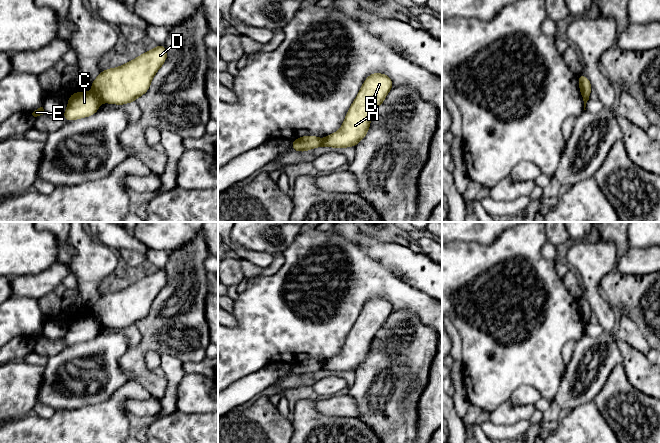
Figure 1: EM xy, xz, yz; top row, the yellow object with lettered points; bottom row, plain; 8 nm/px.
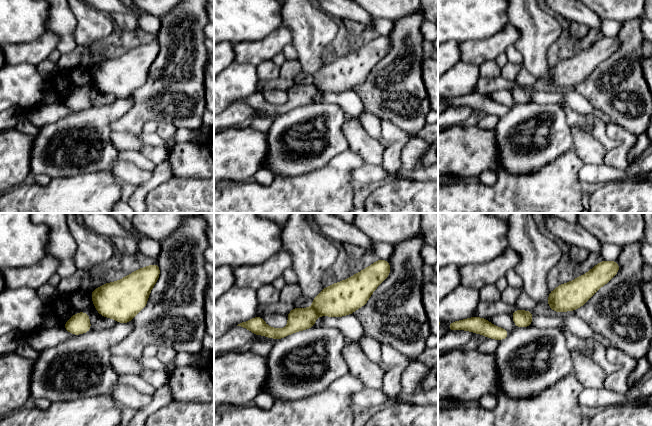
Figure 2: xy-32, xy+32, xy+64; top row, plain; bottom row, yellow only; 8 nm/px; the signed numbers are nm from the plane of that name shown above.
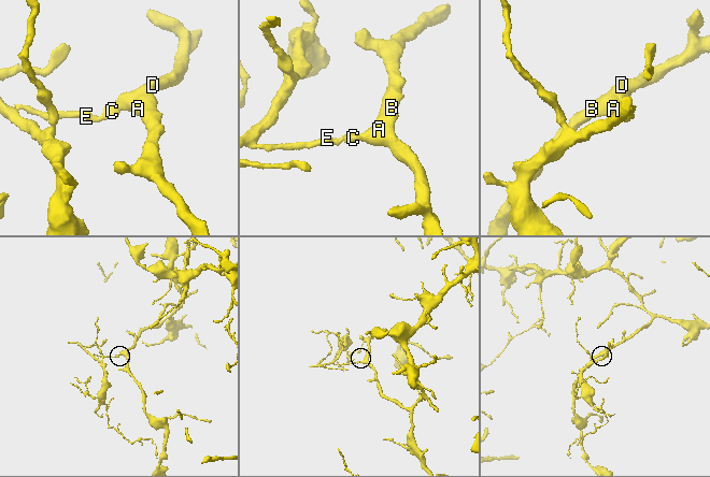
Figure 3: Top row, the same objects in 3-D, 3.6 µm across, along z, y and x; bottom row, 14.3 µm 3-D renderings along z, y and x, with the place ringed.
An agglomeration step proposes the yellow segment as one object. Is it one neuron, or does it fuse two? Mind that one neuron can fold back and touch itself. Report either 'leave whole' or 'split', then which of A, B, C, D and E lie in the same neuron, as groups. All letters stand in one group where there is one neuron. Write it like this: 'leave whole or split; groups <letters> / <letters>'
split; groups A B D / C E

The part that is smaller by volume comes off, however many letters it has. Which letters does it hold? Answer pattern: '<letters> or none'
C, E

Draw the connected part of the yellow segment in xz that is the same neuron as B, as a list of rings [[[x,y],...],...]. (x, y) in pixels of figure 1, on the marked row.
[[[370,74],[349,108],[341,129],[322,139],[322,145],[335,148],[357,145],[366,136],[371,118],[392,86],[392,80],[386,74]]]

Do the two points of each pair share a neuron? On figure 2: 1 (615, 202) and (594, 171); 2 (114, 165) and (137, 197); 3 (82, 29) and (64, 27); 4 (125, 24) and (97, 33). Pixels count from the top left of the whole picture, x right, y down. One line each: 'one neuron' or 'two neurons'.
1: one neuron
2: two neurons
3: two neurons
4: two neurons

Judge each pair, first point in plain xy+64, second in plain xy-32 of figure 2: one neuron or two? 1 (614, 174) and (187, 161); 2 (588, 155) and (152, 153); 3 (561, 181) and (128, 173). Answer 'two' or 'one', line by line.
1: two
2: one
3: two

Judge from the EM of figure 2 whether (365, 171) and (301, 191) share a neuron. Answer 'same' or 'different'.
different

